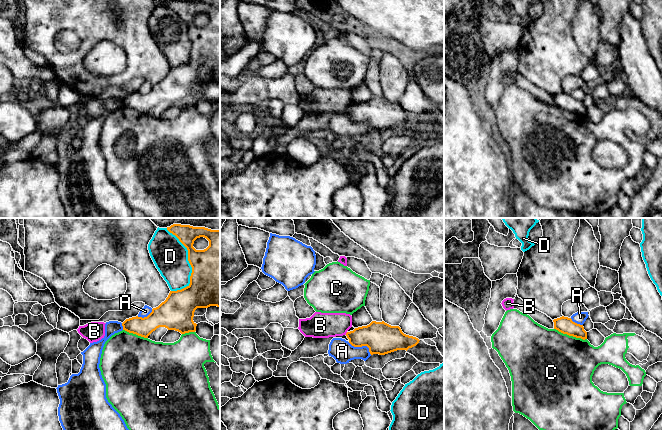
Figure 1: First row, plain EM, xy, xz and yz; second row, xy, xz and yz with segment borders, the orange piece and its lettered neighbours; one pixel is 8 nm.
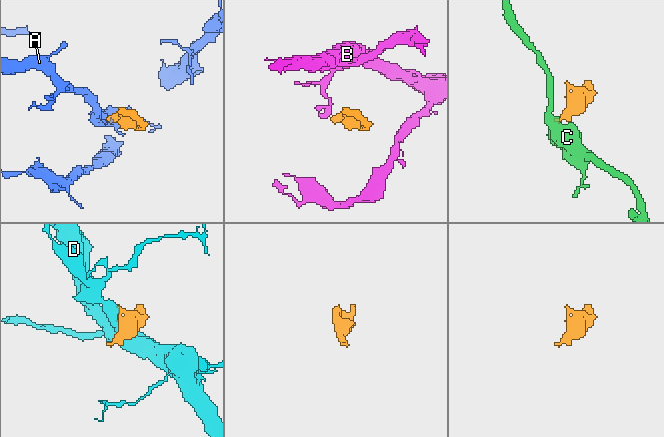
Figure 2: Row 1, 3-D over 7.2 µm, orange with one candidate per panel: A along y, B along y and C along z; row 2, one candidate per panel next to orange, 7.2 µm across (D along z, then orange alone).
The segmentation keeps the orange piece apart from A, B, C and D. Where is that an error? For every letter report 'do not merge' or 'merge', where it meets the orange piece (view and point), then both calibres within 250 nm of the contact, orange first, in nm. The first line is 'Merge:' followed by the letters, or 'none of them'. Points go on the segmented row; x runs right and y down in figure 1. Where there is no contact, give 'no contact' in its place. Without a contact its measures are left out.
Merge: none of them
A: do not merge | xz (361, 346) | 260/180 nm
B: do not merge | xz (346, 333) | 240/200 nm
C: do not merge | yz (570, 335) | 140/500 nm
D: do not merge | xy (189, 262) | 440/280 nm

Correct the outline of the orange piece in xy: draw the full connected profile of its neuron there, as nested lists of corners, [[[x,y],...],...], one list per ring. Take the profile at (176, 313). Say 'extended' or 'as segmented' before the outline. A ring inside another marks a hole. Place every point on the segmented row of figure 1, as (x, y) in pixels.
as segmented | [[[173,224],[167,230],[175,235],[188,250],[188,261],[192,267],[190,284],[177,291],[170,291],[168,297],[158,307],[153,308],[147,317],[132,317],[123,323],[123,330],[148,338],[159,327],[175,330],[181,334],[195,332],[197,324],[193,321],[197,308],[210,306],[220,307],[220,230],[211,230],[205,227]],[[204,237],[209,241],[209,246],[204,250],[193,247],[197,238]]]

